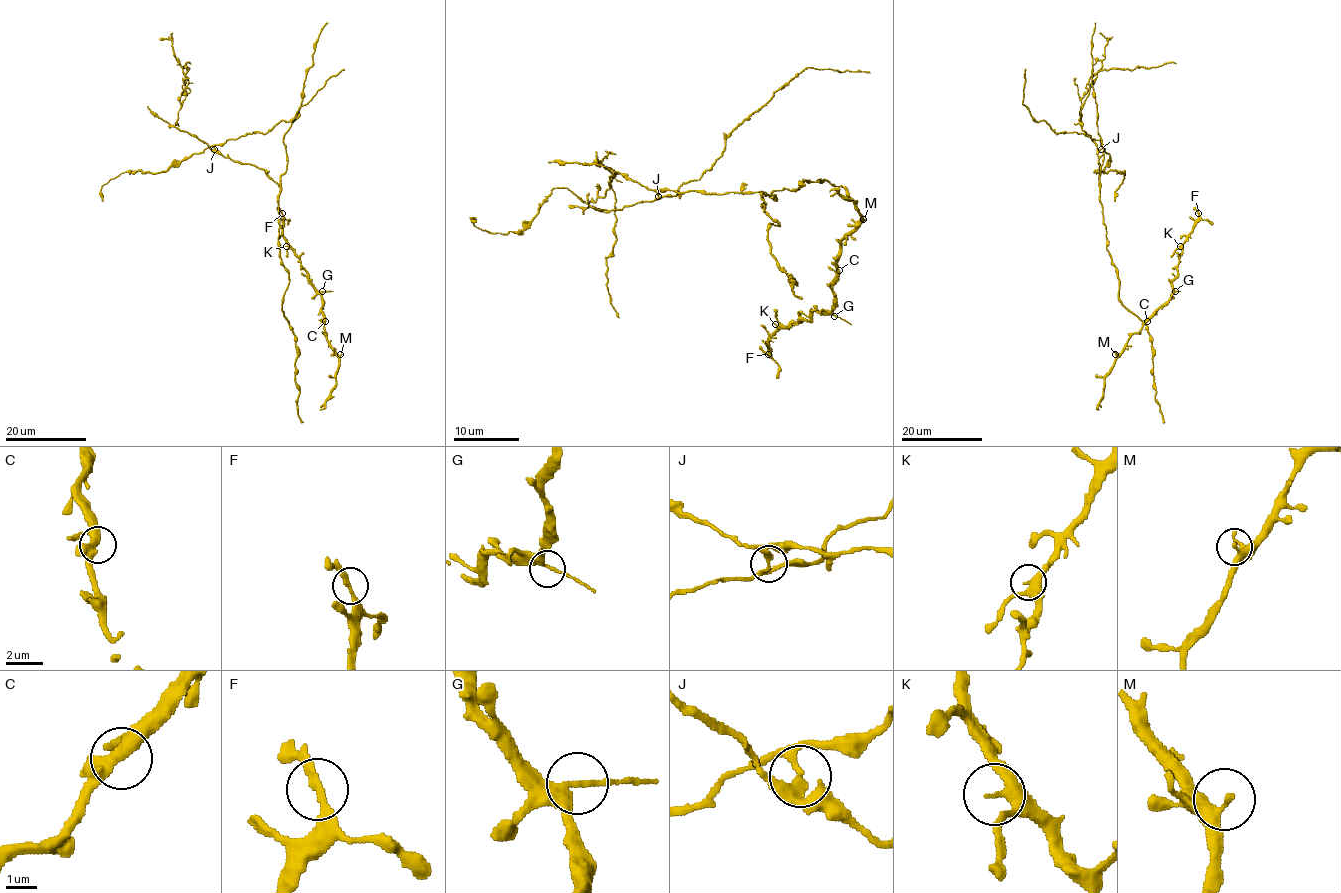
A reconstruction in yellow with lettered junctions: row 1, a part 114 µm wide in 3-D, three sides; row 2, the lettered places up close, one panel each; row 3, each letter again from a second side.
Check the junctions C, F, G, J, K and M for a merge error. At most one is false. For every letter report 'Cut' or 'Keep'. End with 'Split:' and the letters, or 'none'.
C: Keep
F: Keep
G: Keep
J: Cut
K: Keep
M: Keep
Split: J

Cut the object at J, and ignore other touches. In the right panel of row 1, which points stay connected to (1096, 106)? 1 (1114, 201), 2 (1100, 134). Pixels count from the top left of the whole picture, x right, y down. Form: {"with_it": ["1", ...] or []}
{"with_it": ["2"]}

